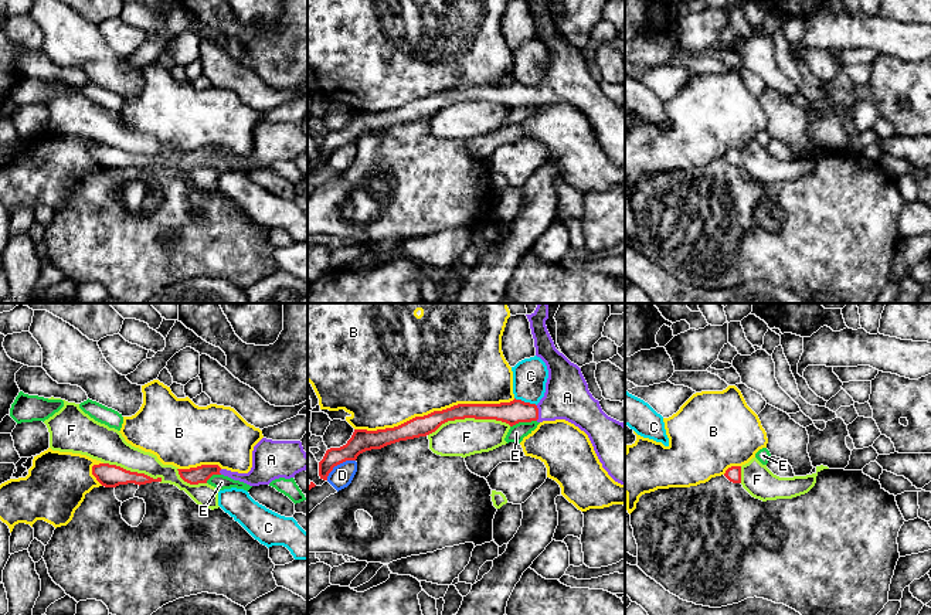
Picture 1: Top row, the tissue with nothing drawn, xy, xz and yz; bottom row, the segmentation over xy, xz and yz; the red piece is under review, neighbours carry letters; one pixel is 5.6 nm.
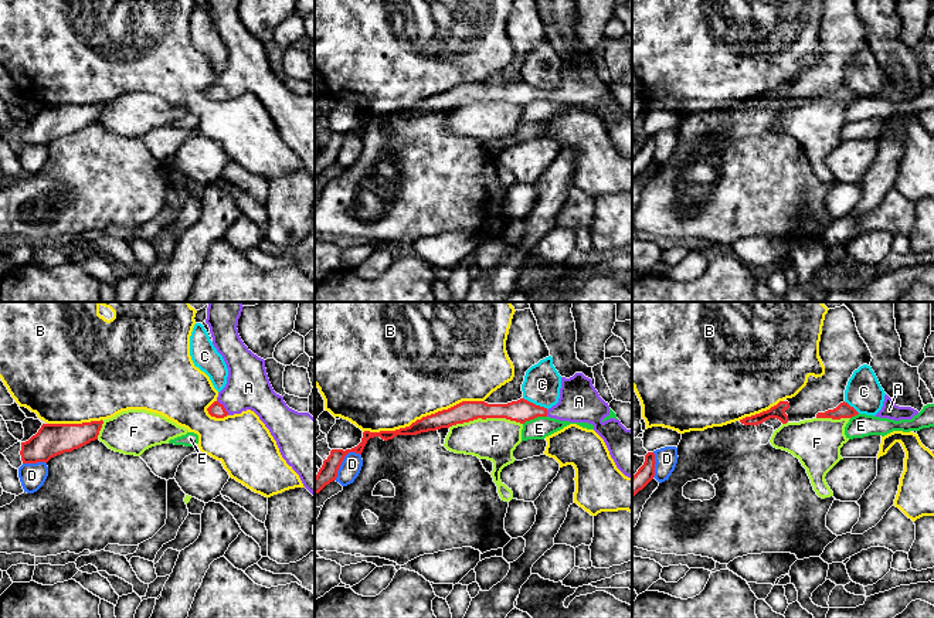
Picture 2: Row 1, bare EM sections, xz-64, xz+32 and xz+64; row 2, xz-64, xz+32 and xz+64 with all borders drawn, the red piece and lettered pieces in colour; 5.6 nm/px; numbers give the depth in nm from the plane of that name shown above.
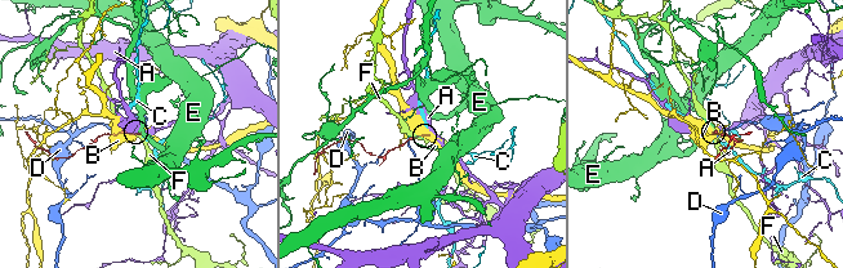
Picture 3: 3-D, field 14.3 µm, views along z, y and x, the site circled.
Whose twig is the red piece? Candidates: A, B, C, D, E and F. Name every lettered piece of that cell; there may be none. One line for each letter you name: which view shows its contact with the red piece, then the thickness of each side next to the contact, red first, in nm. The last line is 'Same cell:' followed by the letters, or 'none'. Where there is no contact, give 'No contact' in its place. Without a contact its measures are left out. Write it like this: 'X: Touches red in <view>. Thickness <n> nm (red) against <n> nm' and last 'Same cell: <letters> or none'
A: Touches red in xz. Thickness 130 nm (red) against 260 nm
Same cell: A

